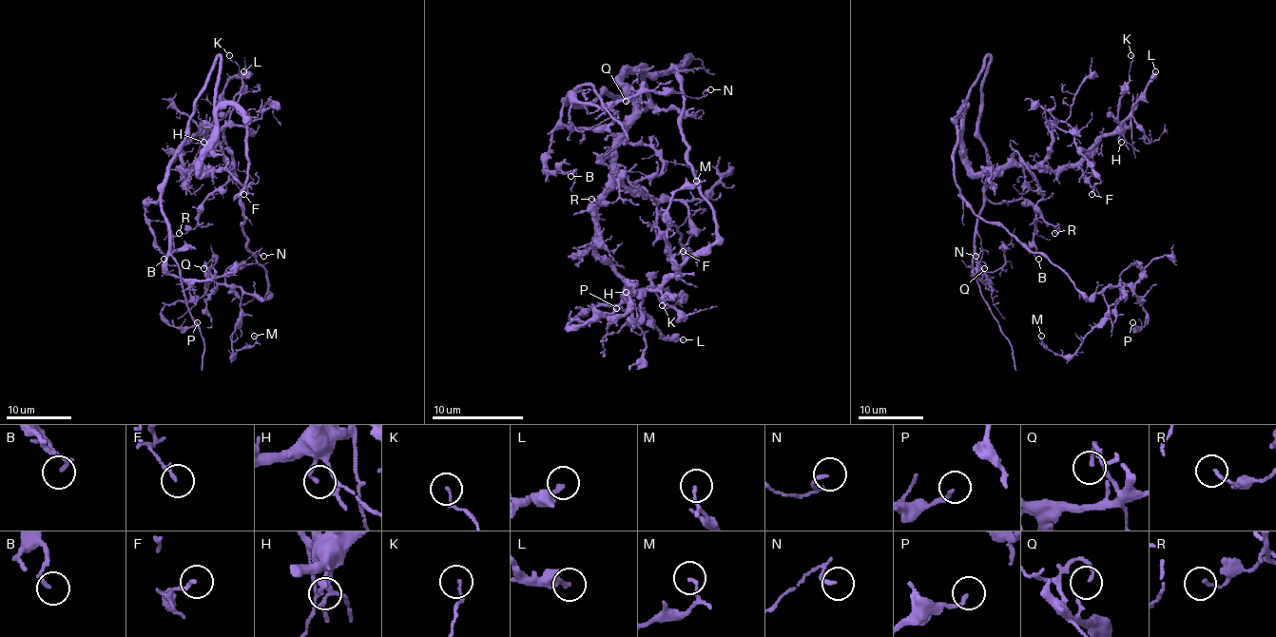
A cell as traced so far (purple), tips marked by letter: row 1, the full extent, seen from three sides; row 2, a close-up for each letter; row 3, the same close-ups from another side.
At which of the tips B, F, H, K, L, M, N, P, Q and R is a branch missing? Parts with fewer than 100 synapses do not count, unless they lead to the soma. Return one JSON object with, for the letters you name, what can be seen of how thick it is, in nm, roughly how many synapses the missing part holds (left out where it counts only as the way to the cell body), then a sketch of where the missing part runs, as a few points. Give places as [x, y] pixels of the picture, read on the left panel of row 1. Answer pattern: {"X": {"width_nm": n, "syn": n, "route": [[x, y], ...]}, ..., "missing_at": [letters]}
{"missing_at": []}

